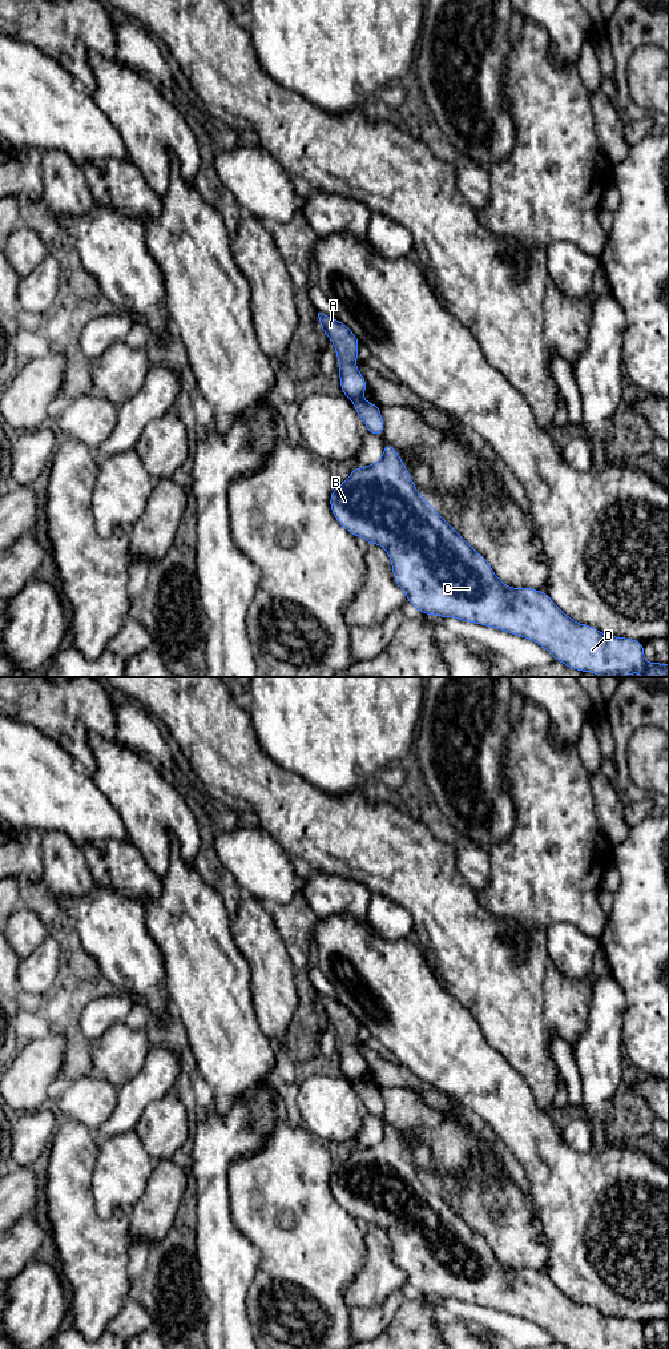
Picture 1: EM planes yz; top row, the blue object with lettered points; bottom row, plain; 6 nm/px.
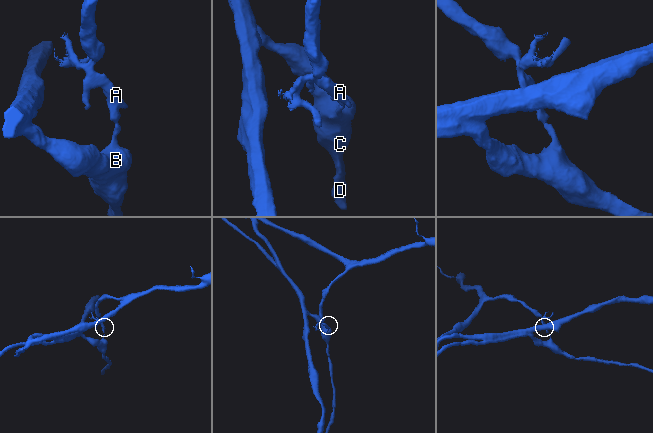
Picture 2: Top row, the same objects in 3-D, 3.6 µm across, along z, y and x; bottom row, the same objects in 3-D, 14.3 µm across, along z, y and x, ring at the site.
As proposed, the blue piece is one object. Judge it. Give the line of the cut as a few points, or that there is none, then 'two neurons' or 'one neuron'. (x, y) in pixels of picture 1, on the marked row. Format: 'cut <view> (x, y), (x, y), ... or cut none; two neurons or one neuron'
cut yz (361, 398), (353, 401); two neurons

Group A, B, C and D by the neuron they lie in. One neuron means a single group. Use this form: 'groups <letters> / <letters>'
groups A / B C D

